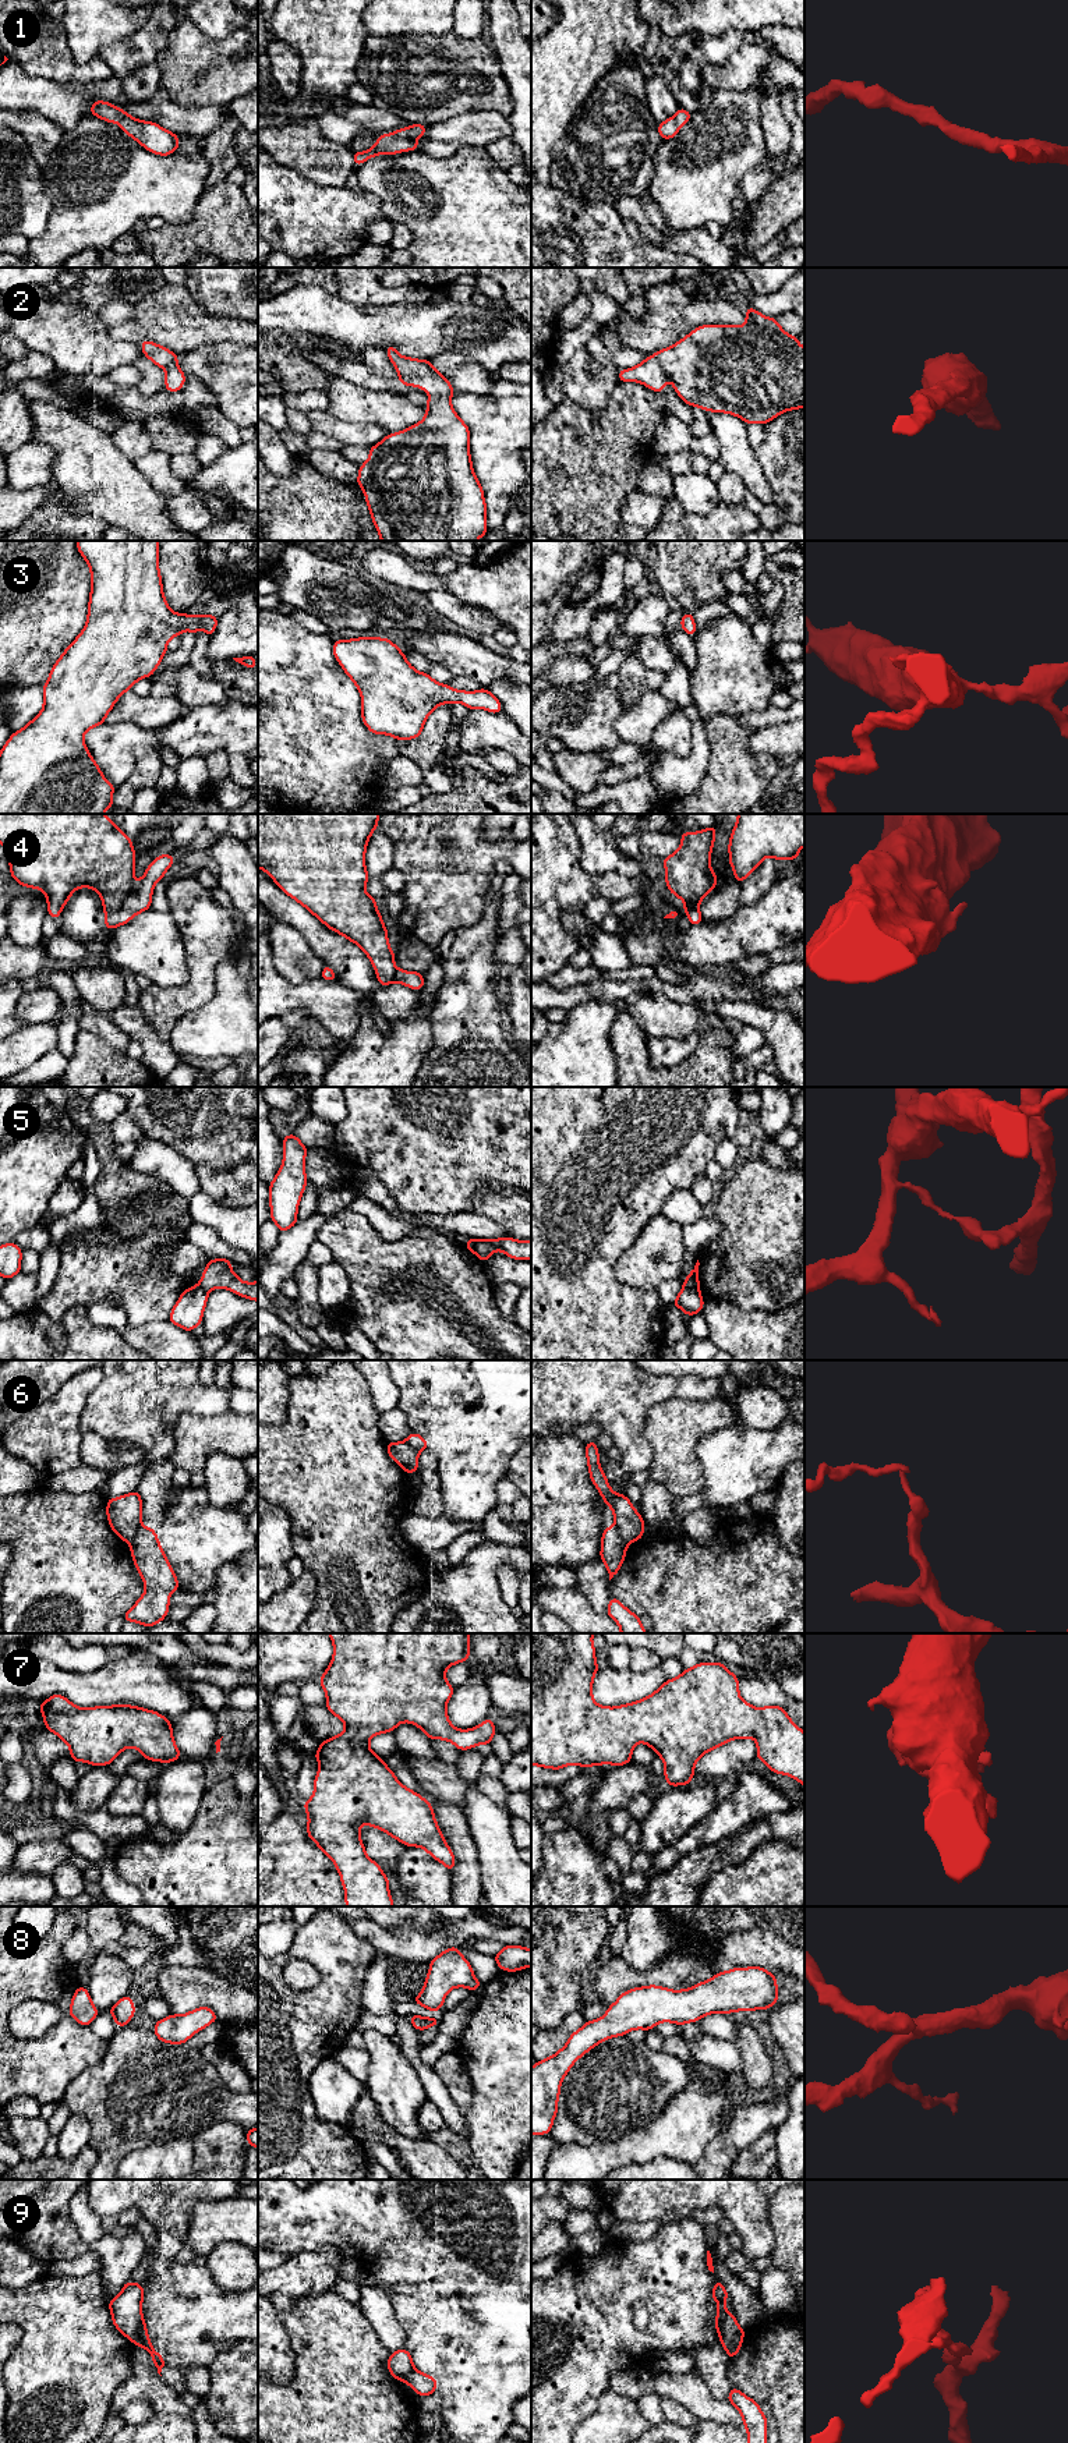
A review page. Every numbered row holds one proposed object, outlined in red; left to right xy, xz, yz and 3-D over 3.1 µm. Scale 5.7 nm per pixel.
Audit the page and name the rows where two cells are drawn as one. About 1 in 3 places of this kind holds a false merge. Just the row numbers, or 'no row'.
4, 5, 6, 9

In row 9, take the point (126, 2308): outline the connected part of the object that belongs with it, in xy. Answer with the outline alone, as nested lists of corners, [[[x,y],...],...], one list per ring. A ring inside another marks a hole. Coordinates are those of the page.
[[[127,2281],[119,2295],[109,2301],[116,2329],[132,2343],[142,2322],[144,2286]]]

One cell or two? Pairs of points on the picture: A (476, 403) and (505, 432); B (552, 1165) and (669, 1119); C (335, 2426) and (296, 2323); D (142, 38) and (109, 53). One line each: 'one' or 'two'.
A: one
B: one
C: one
D: one

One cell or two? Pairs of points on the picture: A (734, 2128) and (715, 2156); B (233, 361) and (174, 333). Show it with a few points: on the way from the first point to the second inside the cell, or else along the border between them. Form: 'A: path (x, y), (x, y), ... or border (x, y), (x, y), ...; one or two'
A: path (734, 2135), (722, 2149); one
B: border (233, 343), (204, 343), (179, 358); two

